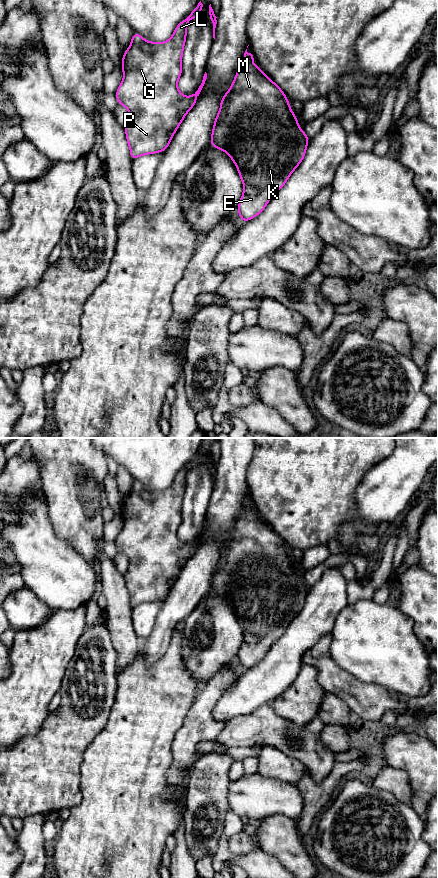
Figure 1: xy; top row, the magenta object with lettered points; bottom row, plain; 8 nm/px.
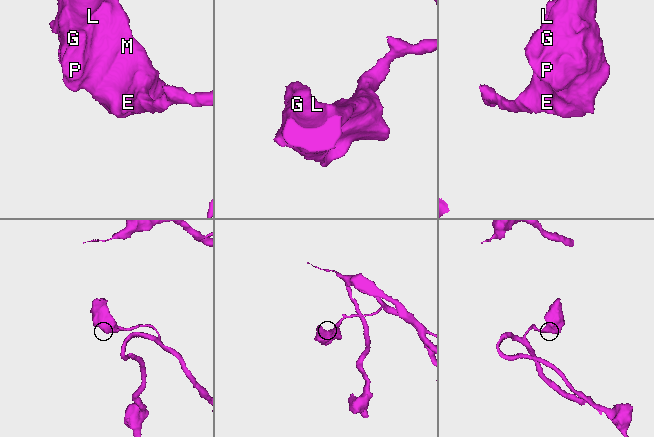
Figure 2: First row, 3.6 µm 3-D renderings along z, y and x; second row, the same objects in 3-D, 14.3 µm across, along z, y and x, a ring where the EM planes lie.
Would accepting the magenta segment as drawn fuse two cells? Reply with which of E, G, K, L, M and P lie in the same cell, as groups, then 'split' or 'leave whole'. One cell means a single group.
groups E G K L M P; leave whole

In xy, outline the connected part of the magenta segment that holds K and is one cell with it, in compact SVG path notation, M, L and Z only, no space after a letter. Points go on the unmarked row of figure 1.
M247 497L243 504L243 509L238 514L236 524L232 530L231 536L225 541L225 544L221 546L220 558L216 563L215 570L213 573L212 583L209 592L212 592L214 596L221 597L223 600L229 602L231 608L237 615L239 624L242 628L244 639L242 645L238 651L238 661L243 670L249 669L259 663L269 651L271 645L277 641L286 631L293 619L298 615L305 605L306 596L309 592L309 586L306 584L305 580L299 576L299 568L294 563L291 555L289 553L289 548L287 547L284 540L280 535L275 532L263 519L252 511L255 506L254 501L248 501Z

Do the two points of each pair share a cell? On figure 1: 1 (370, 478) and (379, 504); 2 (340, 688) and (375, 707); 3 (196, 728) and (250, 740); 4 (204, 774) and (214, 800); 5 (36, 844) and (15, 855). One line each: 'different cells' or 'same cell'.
1: same cell
2: same cell
3: different cells
4: same cell
5: different cells

